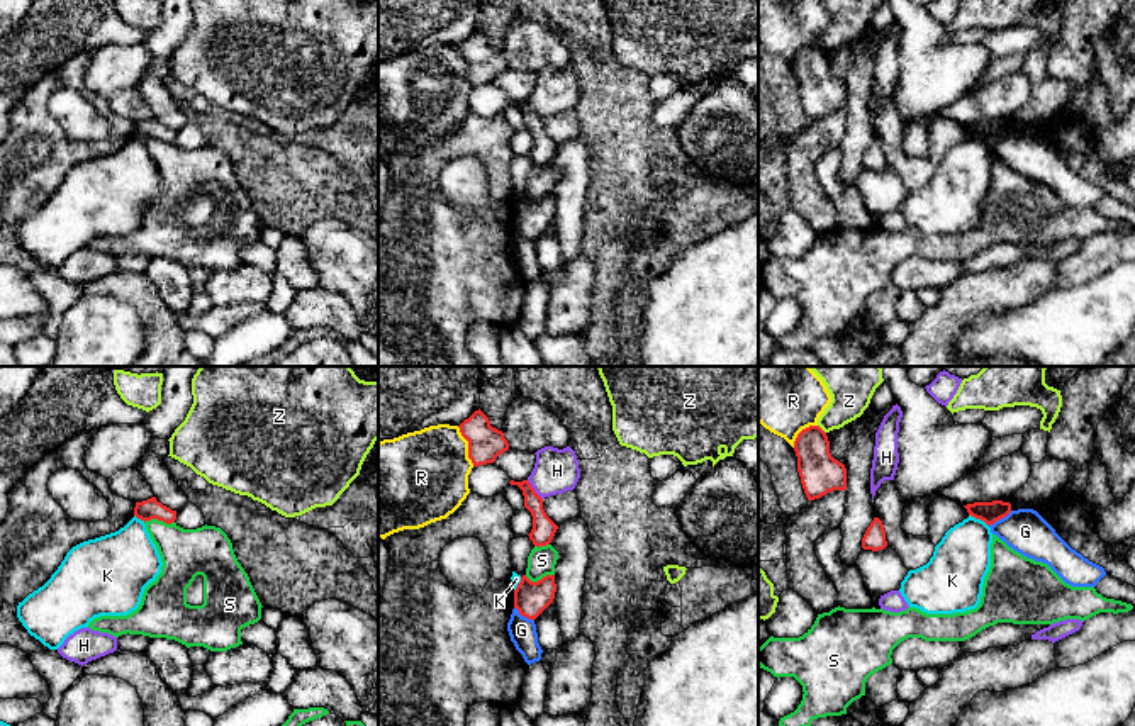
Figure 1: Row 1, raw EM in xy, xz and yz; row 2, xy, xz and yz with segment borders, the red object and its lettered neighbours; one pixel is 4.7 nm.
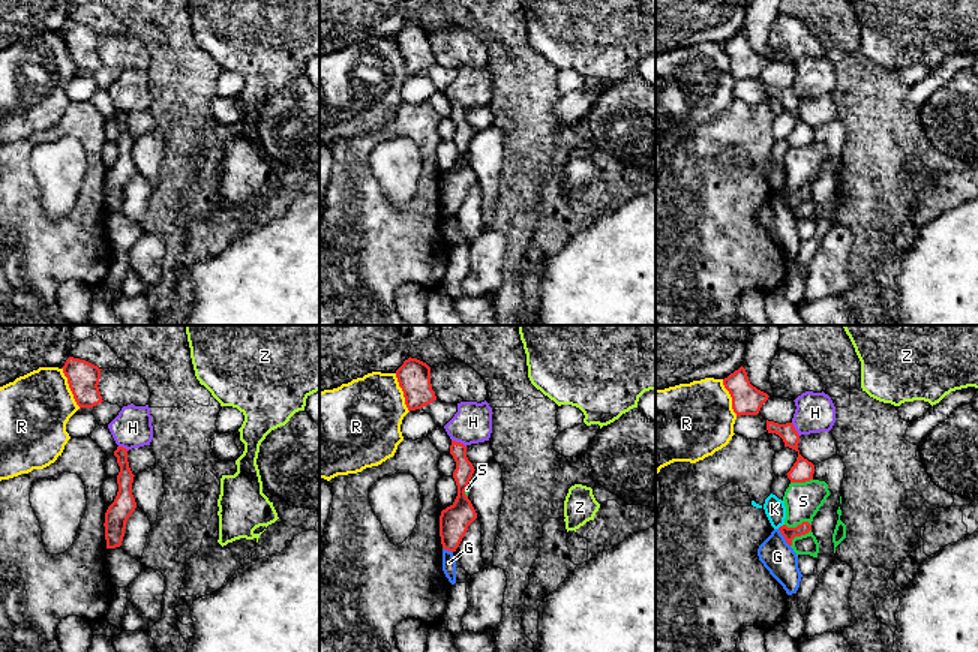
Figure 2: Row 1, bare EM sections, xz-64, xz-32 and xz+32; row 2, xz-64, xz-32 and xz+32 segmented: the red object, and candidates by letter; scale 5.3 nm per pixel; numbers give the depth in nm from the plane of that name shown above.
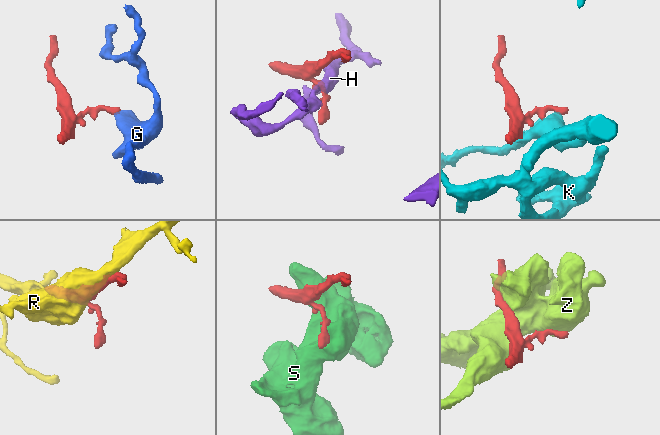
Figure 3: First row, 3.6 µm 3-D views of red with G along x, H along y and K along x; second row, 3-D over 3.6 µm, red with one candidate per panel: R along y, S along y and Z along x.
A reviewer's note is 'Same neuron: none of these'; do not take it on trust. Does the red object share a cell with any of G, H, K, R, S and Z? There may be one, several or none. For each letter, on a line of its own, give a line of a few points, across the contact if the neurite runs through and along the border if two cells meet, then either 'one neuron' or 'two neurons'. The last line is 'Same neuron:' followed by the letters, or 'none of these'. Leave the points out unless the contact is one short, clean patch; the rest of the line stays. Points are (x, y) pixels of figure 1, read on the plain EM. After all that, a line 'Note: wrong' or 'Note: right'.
G: line yz (1011, 131), (989, 146); two neurons
H: line xz (526, 100), (542, 119); two neurons
K: two neurons
R: two neurons
S: line xy (173, 141), (148, 139), (145, 143); two neurons
Z: two neurons
Same neuron: none of these
Note: right

